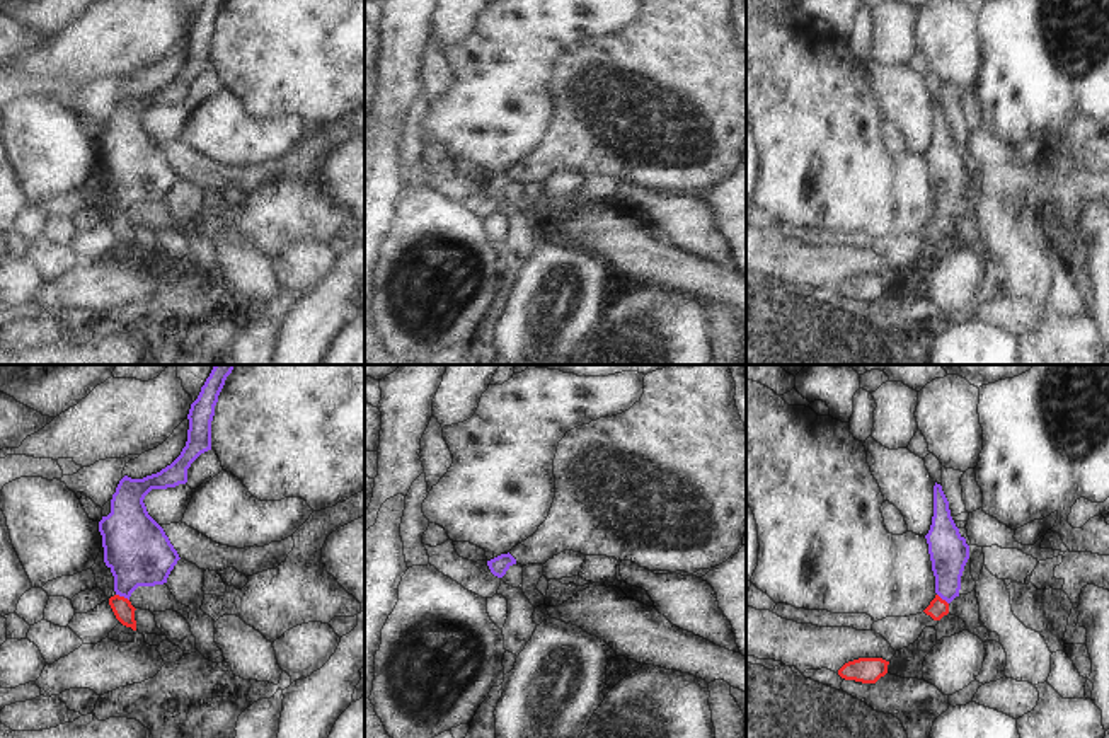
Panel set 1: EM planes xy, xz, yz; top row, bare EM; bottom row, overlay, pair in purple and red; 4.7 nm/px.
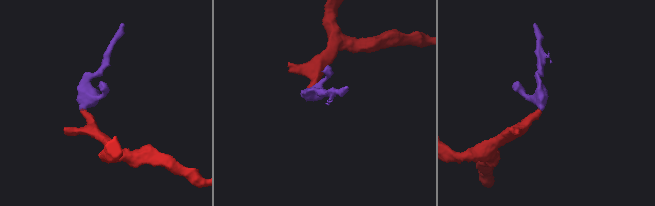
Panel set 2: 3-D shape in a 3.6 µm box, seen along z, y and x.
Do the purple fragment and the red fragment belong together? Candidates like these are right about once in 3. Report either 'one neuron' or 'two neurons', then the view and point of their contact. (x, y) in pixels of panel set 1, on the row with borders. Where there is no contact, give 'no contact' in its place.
one neuron; meets purple in xy at (123, 595)

